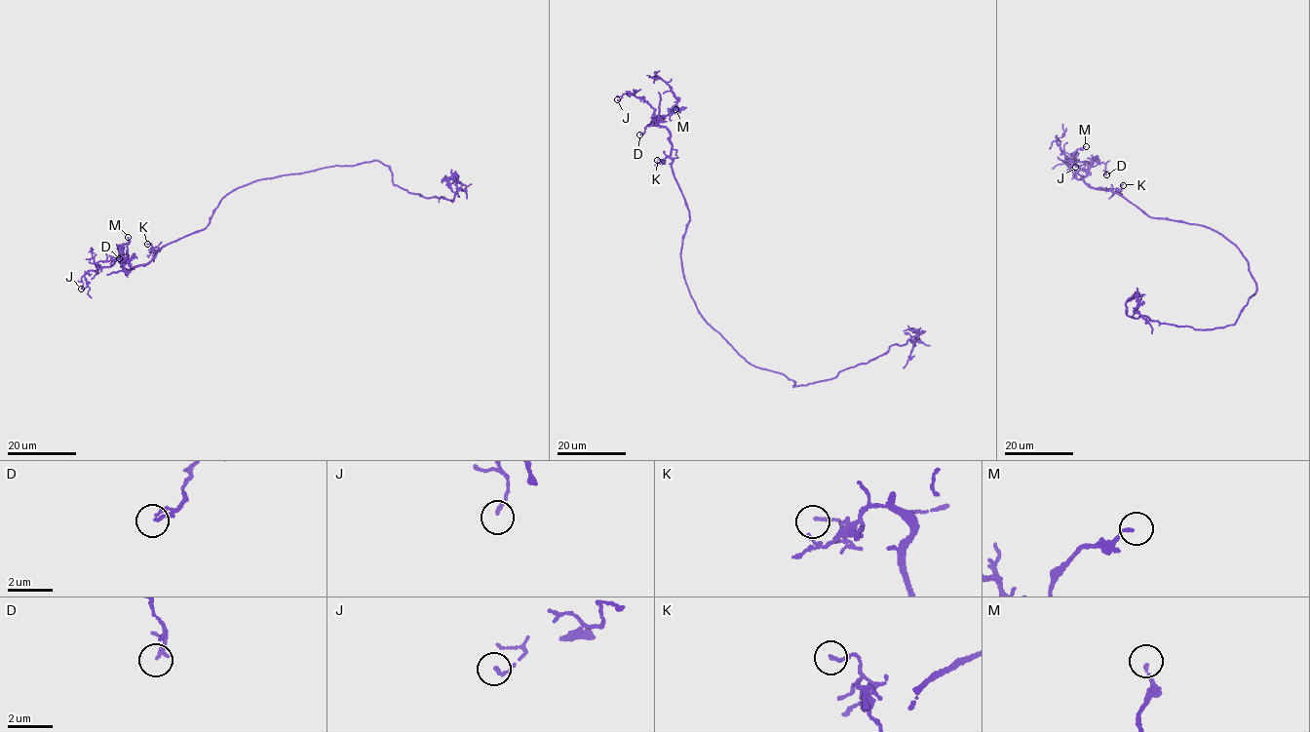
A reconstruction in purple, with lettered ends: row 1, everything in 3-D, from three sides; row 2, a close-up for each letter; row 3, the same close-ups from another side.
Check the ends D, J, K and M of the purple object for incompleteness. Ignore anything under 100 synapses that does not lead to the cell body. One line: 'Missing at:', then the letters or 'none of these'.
Missing at: none of these

